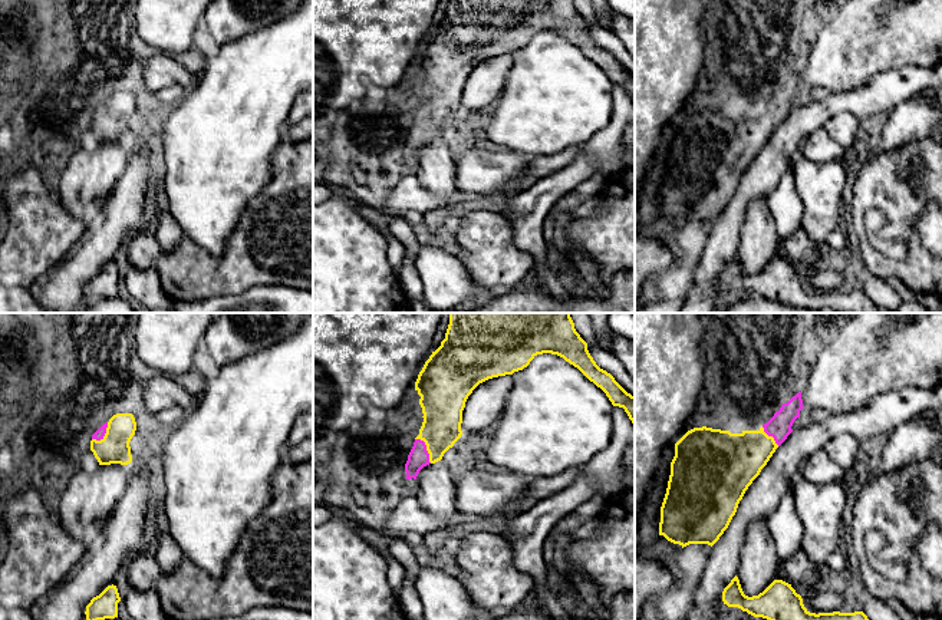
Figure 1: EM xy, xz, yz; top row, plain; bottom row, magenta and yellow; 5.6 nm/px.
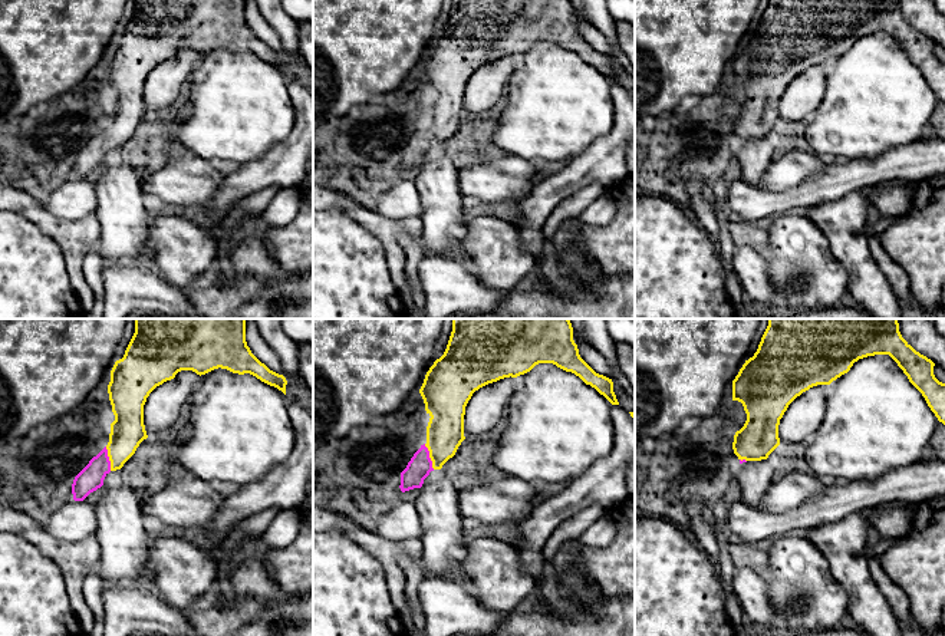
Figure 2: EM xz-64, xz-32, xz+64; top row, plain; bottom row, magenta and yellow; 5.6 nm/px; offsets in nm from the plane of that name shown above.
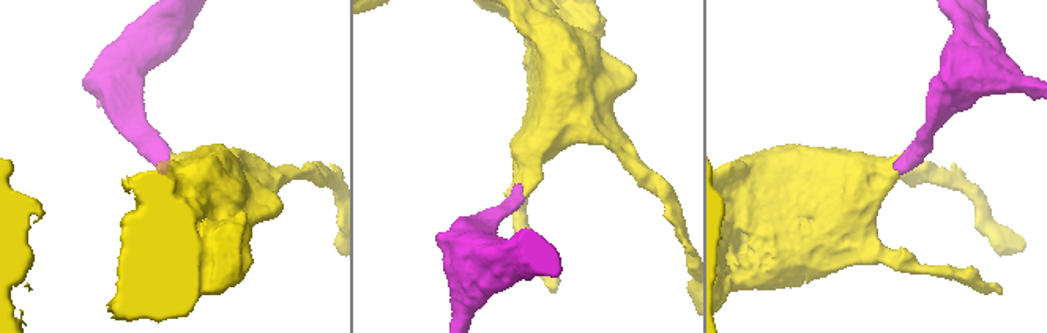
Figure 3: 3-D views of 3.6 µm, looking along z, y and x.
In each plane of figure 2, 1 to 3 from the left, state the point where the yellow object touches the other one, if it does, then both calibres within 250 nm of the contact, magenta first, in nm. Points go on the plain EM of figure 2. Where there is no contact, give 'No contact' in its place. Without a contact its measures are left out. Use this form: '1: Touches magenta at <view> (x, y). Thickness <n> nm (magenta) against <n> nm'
1: Touches magenta at xz-64 (108, 137). Thickness 140 nm (magenta) against 190 nm
2: Touches magenta at xz-32 (428, 135). Thickness 140 nm (magenta) against 200 nm
3: Touches magenta at xz+64 (743, 138). Thickness 20 nm (magenta) against 220 nm

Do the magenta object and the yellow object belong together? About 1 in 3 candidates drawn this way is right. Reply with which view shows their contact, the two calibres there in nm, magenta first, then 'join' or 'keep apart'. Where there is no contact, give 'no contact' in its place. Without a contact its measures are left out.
xz | 120/220 nm | join

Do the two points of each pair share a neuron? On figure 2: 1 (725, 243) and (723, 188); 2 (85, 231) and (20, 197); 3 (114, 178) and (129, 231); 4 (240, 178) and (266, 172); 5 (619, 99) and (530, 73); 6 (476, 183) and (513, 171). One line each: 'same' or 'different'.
1: same
2: same
3: same
4: same
5: different
6: same

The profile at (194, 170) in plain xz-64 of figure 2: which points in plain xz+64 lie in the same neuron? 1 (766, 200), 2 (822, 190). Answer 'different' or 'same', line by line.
1: different
2: different

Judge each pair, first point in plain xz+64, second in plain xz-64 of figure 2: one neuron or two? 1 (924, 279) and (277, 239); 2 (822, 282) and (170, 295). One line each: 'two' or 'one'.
1: one
2: two

